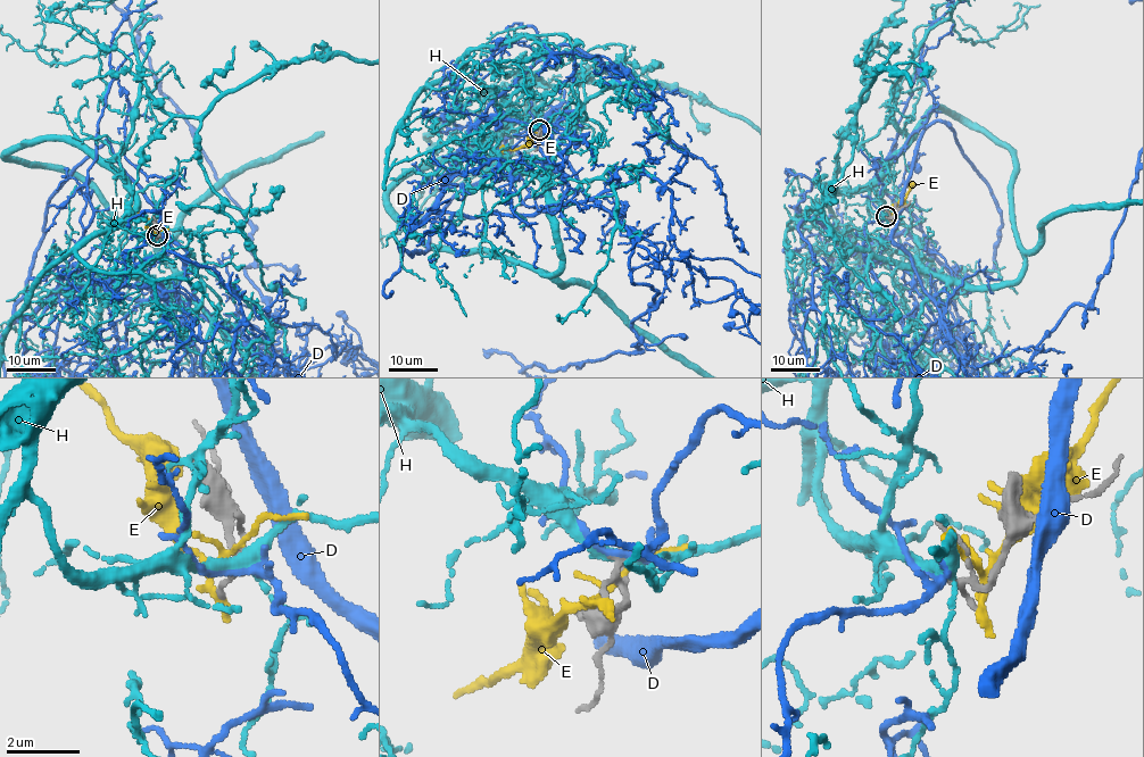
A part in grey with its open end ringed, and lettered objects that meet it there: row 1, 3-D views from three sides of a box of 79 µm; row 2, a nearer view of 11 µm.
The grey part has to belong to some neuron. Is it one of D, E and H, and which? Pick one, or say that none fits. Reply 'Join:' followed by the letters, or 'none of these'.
Join: D

